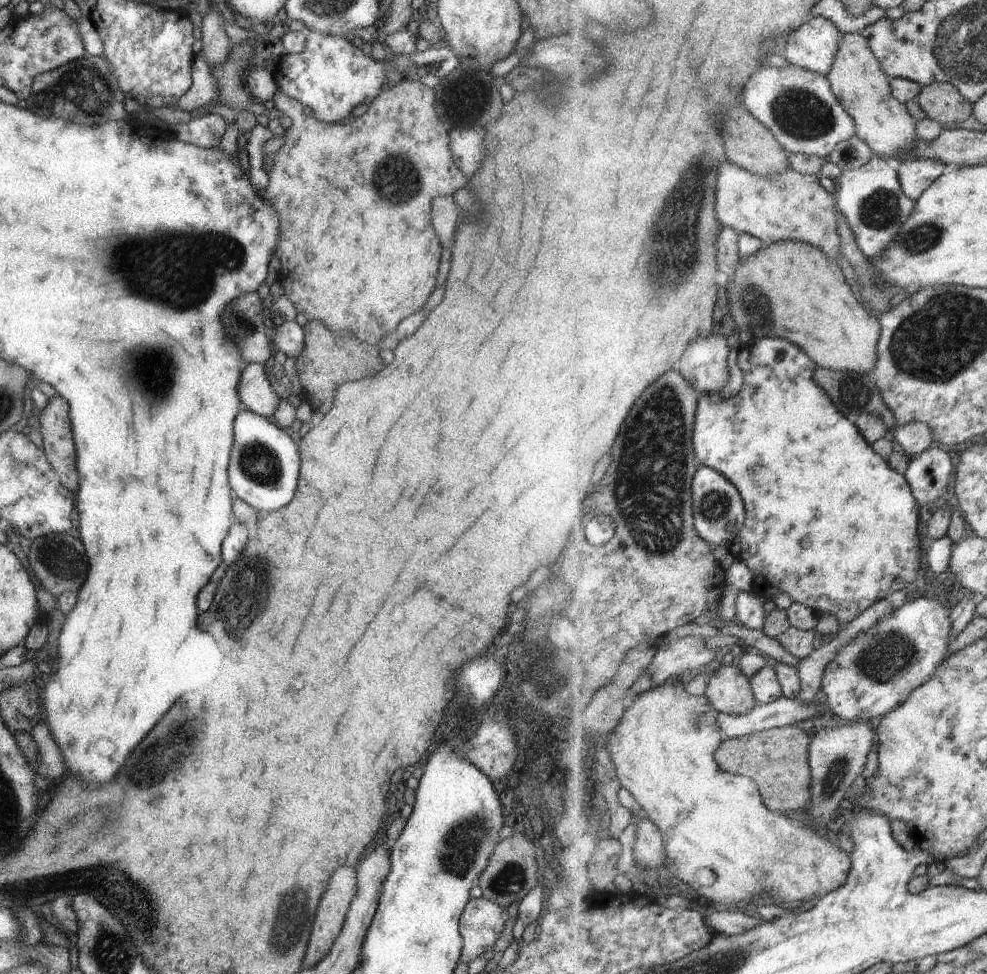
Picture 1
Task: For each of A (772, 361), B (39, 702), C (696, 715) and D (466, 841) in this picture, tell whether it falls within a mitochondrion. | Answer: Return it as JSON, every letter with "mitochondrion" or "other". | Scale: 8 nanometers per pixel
{"A":"other","B":"other","C":"mitochondrion","D":"mitochondrion"}

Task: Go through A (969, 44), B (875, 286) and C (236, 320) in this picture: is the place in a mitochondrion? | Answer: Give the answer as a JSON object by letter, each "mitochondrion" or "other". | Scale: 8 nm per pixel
{"A":"mitochondrion","B":"mitochondrion","C":"mitochondrion"}

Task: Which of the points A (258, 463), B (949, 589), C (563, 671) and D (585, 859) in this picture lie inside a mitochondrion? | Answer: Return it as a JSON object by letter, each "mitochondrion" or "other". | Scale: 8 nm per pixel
{"A":"mitochondrion","B":"other","C":"mitochondrion","D":"other"}

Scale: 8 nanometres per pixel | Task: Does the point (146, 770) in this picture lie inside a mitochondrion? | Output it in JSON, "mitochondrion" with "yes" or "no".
{"mitochondrion":"yes"}

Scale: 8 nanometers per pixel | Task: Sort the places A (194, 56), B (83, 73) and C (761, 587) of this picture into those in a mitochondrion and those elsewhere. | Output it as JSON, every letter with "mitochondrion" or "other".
{"A":"other","B":"mitochondrion","C":"other"}

